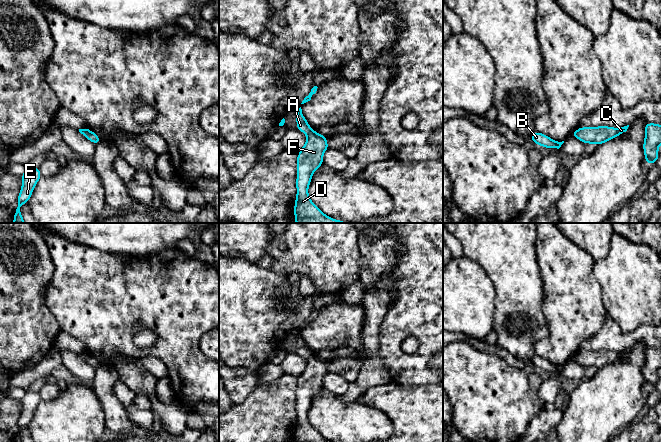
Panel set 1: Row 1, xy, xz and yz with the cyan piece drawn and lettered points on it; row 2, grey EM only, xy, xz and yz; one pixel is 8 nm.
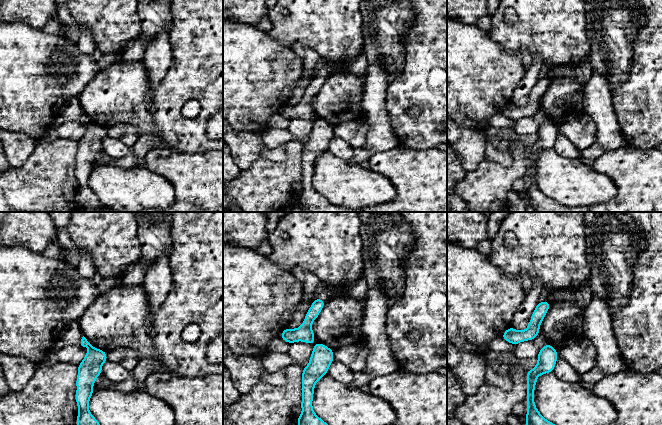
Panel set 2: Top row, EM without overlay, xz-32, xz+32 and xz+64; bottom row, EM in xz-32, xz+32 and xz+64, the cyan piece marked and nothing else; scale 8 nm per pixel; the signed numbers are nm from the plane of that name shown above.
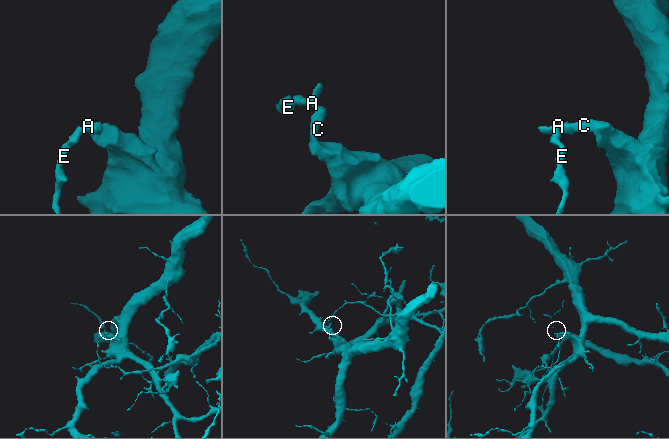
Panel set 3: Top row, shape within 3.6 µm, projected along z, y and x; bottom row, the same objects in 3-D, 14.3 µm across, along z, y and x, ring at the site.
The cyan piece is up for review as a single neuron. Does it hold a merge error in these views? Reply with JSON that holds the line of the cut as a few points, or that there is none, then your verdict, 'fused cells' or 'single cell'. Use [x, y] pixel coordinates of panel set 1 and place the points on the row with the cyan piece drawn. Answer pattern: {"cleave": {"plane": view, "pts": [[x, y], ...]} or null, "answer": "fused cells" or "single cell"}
{"cleave": {"plane": "xz", "pts": [[312, 130], [307, 135]]}, "answer": "fused cells"}

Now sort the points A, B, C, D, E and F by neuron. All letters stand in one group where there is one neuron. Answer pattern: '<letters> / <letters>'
A B E / C D F

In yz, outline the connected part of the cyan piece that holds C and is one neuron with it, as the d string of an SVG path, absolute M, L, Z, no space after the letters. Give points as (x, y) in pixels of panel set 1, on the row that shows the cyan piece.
M629 125L621 128L613 128L608 126L582 127L576 130L575 137L586 144L595 143L599 146L604 142L623 134L627 131L628 127Z

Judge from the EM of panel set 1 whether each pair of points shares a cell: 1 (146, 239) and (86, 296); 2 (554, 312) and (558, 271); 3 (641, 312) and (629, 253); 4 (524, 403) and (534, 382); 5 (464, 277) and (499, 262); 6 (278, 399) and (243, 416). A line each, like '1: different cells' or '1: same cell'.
1: different cells
2: same cell
3: same cell
4: different cells
5: different cells
6: same cell

